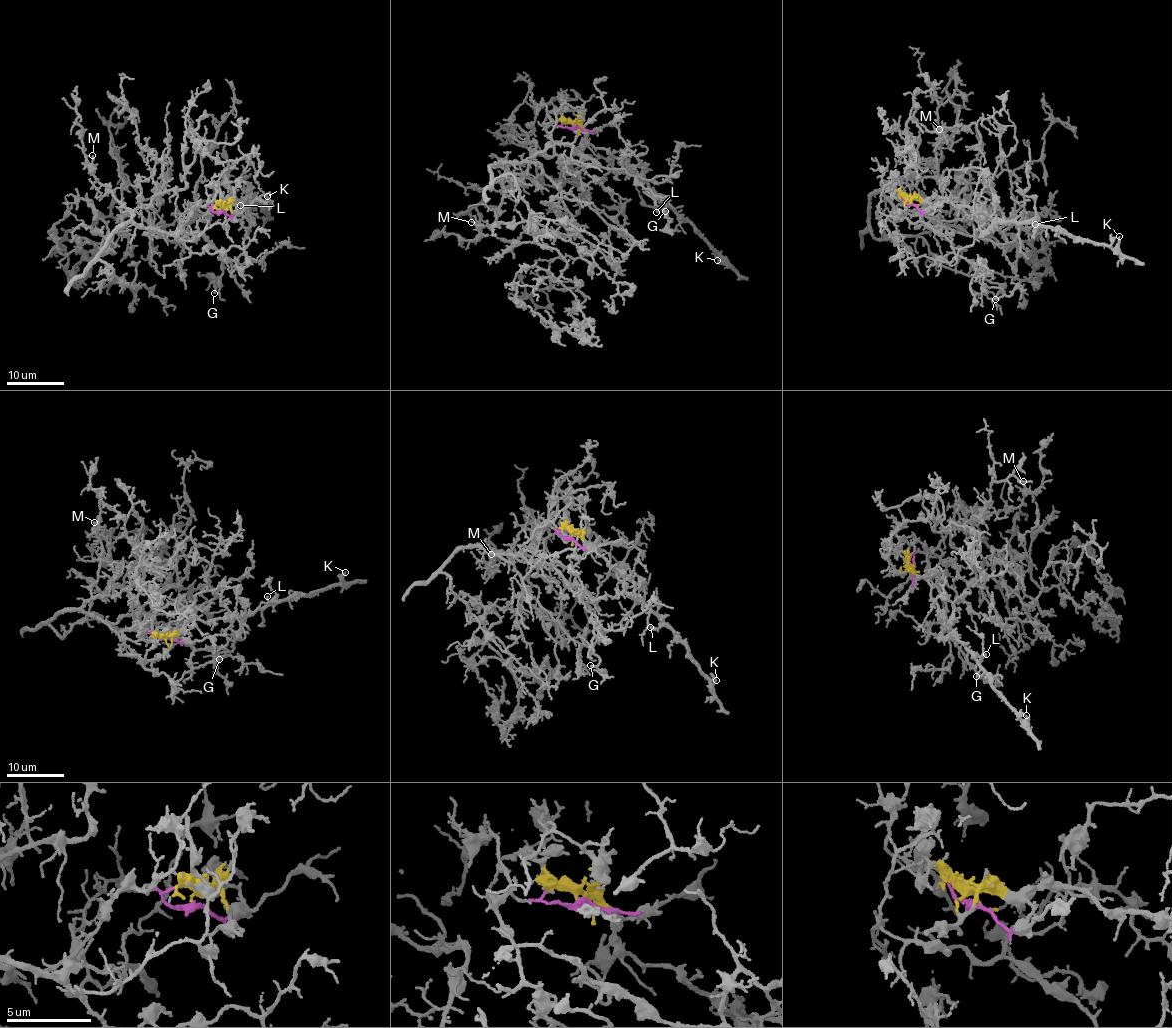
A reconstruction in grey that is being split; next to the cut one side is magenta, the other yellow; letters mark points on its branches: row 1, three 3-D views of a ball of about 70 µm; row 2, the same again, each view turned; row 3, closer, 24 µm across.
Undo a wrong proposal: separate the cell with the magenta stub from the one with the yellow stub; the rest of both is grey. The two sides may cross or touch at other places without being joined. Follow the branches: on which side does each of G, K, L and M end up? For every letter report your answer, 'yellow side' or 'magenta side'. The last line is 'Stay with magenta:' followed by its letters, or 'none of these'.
G: magenta side
K: yellow side
L: yellow side
M: magenta side
Stay with magenta: G, M

